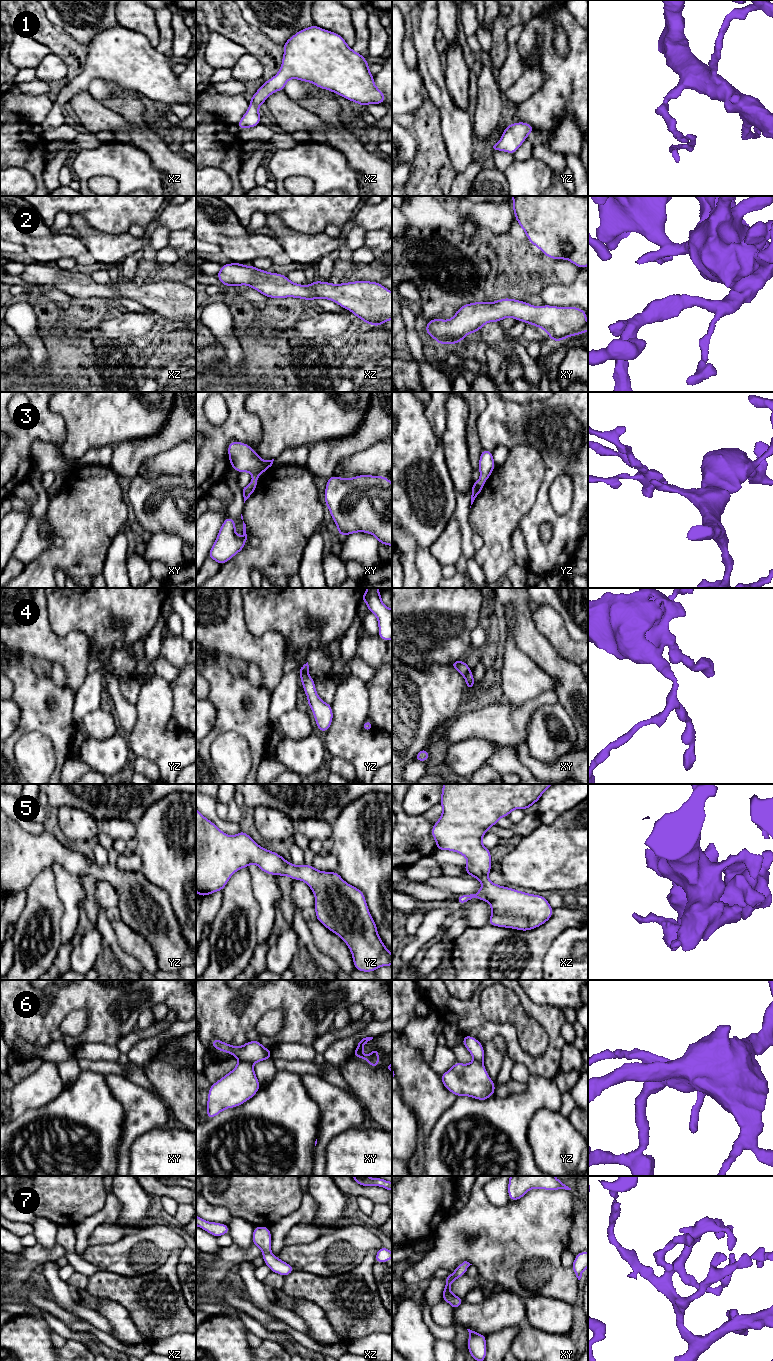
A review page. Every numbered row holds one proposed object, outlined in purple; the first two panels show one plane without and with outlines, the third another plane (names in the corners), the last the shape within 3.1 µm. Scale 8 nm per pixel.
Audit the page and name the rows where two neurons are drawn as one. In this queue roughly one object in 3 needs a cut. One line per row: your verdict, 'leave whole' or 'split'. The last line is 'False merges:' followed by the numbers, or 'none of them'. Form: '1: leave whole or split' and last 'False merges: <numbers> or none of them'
1: leave whole
2: leave whole
3: leave whole
4: split
5: leave whole
6: split
7: leave whole
False merges: 4, 6

